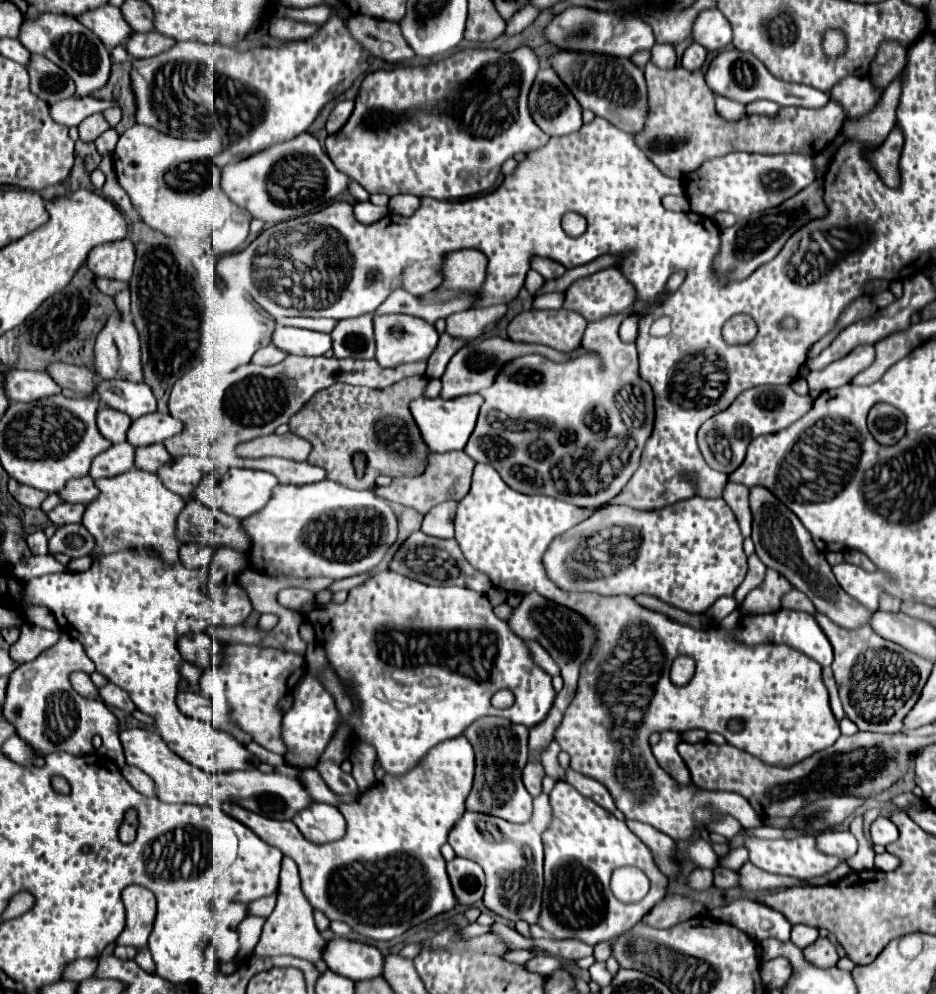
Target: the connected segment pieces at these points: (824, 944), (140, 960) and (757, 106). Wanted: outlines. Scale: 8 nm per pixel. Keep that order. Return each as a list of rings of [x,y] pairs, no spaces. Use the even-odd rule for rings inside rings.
[[[818,937],[812,945],[804,949],[804,959],[810,965],[816,965],[820,969],[834,967],[838,963],[838,953],[836,953],[836,947],[826,937]]]
[[[130,885],[121,893],[126,907],[126,929],[118,937],[120,945],[132,945],[138,949],[136,963],[144,971],[154,973],[154,961],[148,951],[148,935],[152,931],[154,915],[156,915],[156,899],[154,893],[140,885]]]
[[[754,101],[746,105],[748,113],[758,113],[758,115],[776,115],[776,109],[780,109],[776,103],[772,101]]]

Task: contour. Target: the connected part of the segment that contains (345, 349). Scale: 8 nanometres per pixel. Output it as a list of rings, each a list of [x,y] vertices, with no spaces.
[[[360,315],[354,319],[342,319],[330,333],[334,357],[374,359],[374,331],[372,315]]]

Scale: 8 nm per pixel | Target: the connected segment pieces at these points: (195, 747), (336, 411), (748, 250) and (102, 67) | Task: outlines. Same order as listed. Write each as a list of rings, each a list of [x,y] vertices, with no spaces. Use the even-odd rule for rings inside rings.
[[[126,549],[122,553],[100,555],[100,559],[92,561],[92,567],[80,575],[42,575],[24,583],[24,603],[30,607],[46,607],[58,623],[58,629],[72,639],[78,639],[86,651],[86,655],[94,661],[96,671],[102,673],[110,683],[122,687],[130,693],[134,705],[156,719],[156,727],[168,747],[182,757],[184,761],[192,763],[194,767],[206,773],[224,773],[224,771],[242,771],[254,769],[260,765],[258,757],[252,755],[244,745],[232,739],[228,733],[212,729],[208,723],[200,723],[196,719],[188,719],[180,715],[176,707],[176,693],[178,693],[178,665],[182,657],[176,649],[176,639],[180,635],[206,631],[208,625],[240,625],[252,611],[252,603],[238,581],[230,581],[224,585],[224,599],[210,599],[202,587],[210,583],[208,567],[192,569],[180,567],[180,563],[172,567],[164,567],[162,559],[144,559],[144,555],[136,555],[136,549]]]
[[[414,375],[402,379],[384,389],[354,387],[344,383],[334,383],[328,389],[318,391],[292,419],[288,427],[294,435],[304,437],[312,443],[312,453],[306,461],[320,465],[326,471],[326,479],[342,483],[354,489],[374,487],[378,475],[400,477],[400,475],[420,475],[426,467],[426,443],[410,415],[410,401],[422,397],[428,379],[424,375]],[[352,455],[366,455],[364,477],[356,479],[352,467]]]
[[[814,181],[808,185],[800,195],[794,195],[792,199],[784,201],[780,207],[774,207],[772,211],[764,211],[760,215],[750,215],[744,219],[738,219],[736,225],[720,231],[720,251],[714,259],[714,273],[724,281],[740,281],[746,279],[750,273],[754,273],[760,265],[768,263],[776,253],[782,249],[782,245],[788,241],[788,237],[800,229],[804,223],[824,217],[826,205],[822,199],[822,181]]]
[[[42,13],[34,21],[24,21],[18,33],[20,43],[30,51],[44,55],[52,63],[56,63],[60,69],[64,69],[72,81],[76,83],[76,95],[84,97],[90,95],[92,91],[104,87],[110,75],[110,53],[108,49],[88,31],[84,25],[80,25],[74,17],[68,15],[52,15],[52,13]]]

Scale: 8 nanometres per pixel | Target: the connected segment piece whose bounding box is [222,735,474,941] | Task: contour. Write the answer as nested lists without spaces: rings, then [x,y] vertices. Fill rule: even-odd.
[[[464,735],[442,741],[432,747],[420,763],[404,775],[384,775],[382,781],[360,793],[352,803],[340,803],[338,809],[348,823],[348,831],[342,839],[328,845],[314,845],[302,837],[292,821],[274,821],[252,811],[224,803],[222,809],[250,827],[262,841],[280,849],[286,857],[294,859],[302,879],[302,891],[314,909],[322,911],[330,921],[338,919],[348,923],[364,937],[390,941],[410,927],[424,923],[440,913],[454,909],[456,897],[446,875],[446,861],[440,855],[440,847],[448,841],[448,833],[454,823],[464,815],[464,801],[472,789],[474,779],[474,751]]]

